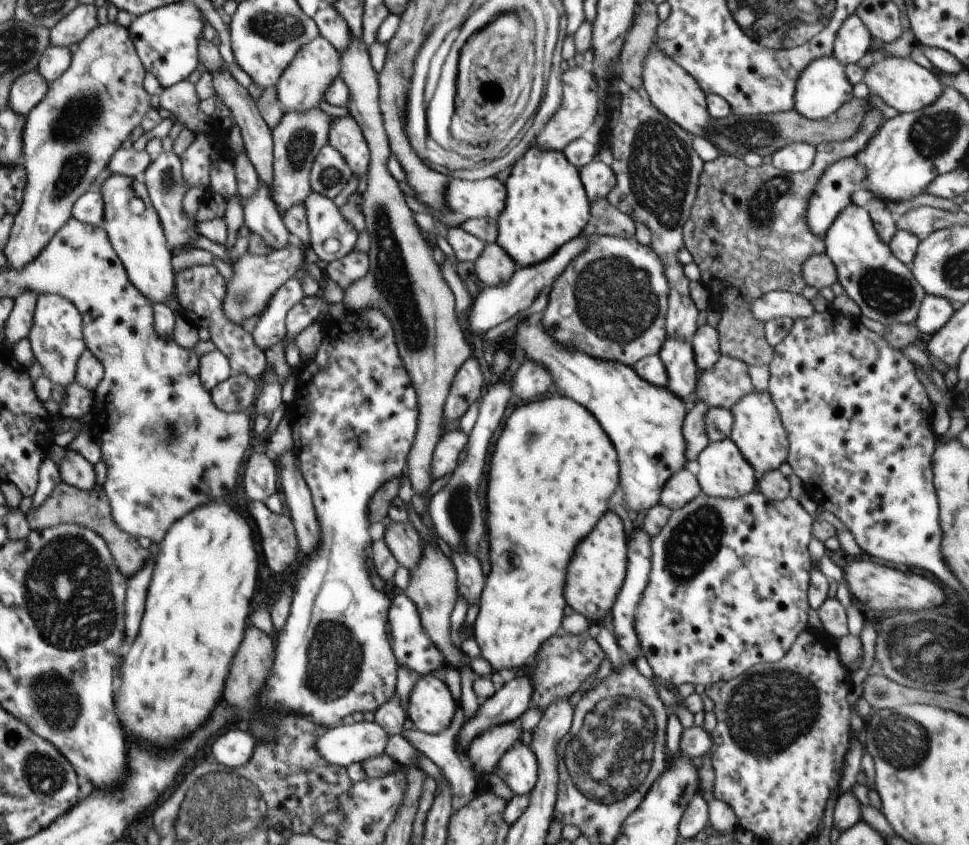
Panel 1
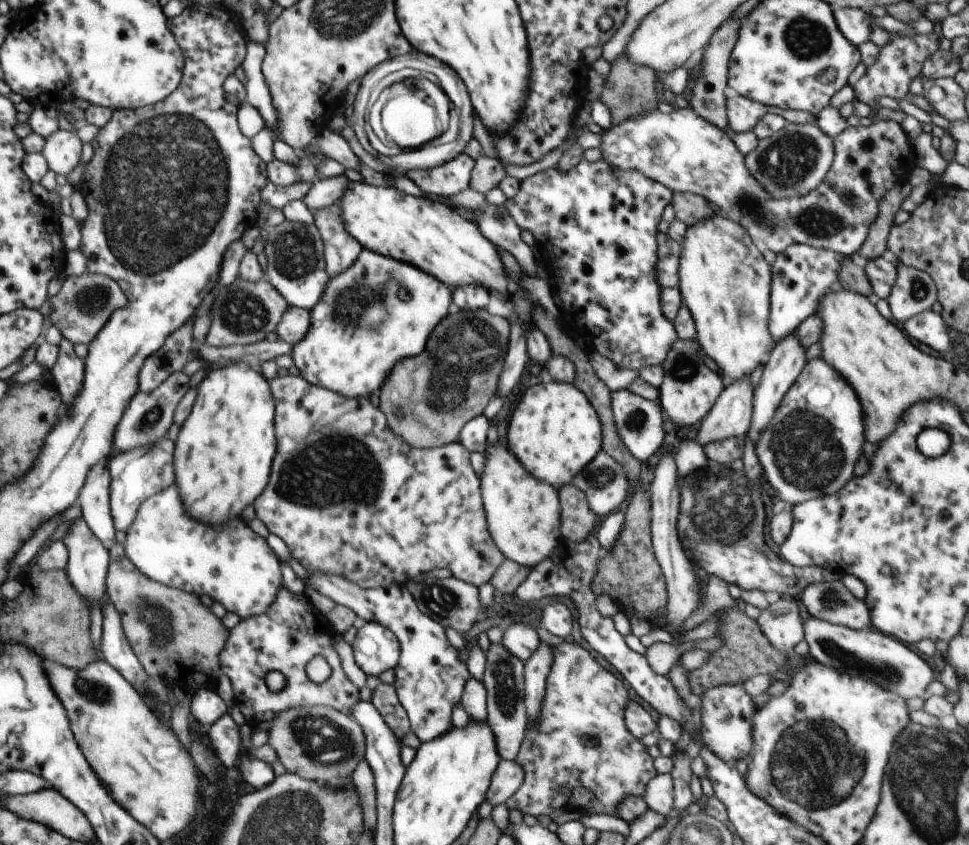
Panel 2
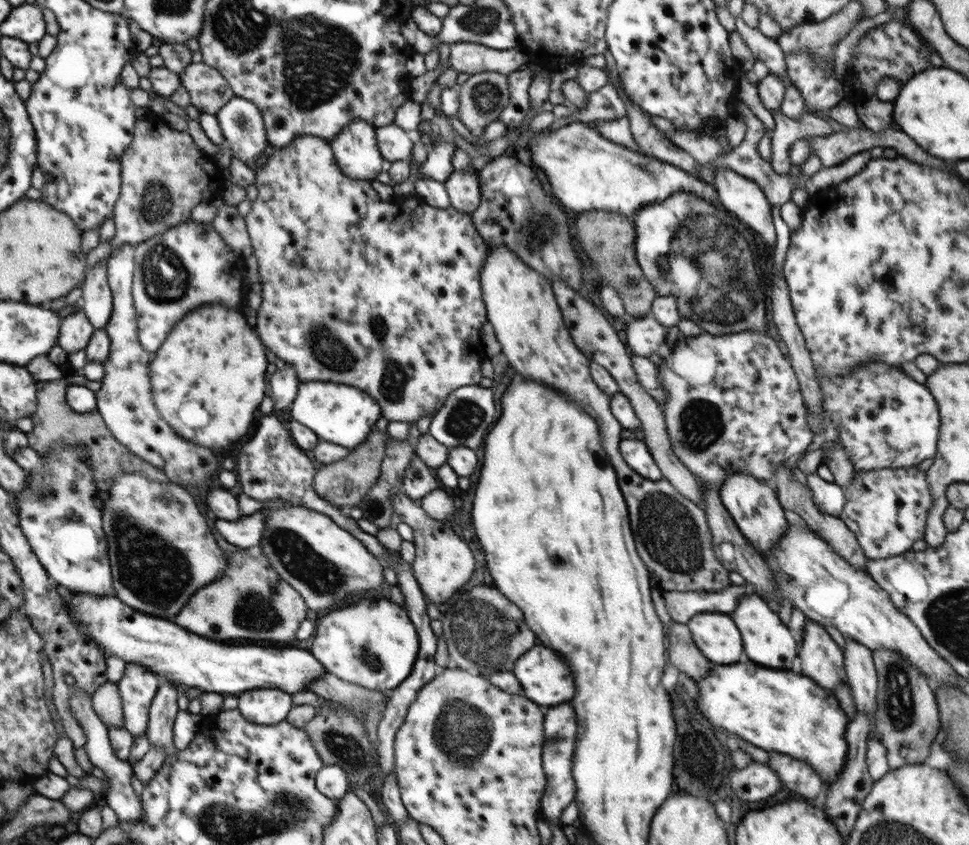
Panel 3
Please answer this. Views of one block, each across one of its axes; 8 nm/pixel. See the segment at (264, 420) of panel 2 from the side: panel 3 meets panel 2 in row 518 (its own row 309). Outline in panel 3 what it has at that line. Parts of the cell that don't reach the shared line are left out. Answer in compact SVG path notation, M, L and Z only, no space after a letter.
M204 306L198 308L194 312L190 311L190 316L186 320L182 320L182 324L177 324L173 328L172 333L166 338L163 346L153 356L154 359L154 392L158 392L158 408L162 408L162 416L166 416L166 420L170 420L170 424L174 424L174 428L178 428L178 432L182 432L182 437L186 441L192 441L196 445L204 448L210 448L212 451L226 450L226 446L238 442L240 438L244 438L254 422L254 414L260 406L260 402L264 400L264 390L266 390L266 354L264 348L258 340L258 336L252 332L250 324L246 322L246 318L240 314L240 309L222 308L222 306Z

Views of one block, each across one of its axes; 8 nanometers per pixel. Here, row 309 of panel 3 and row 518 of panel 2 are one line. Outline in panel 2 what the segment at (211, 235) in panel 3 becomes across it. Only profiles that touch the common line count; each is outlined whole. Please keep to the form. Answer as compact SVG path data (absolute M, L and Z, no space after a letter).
M172 484L170 488L157 492L141 504L140 510L136 513L136 522L126 531L126 540L122 544L126 556L152 580L172 588L196 593L198 597L206 594L213 602L220 602L227 612L234 612L241 619L266 612L283 586L281 561L266 539L254 533L243 518L230 520L230 524L208 526L190 518L189 514L186 516L180 492L177 485Z

